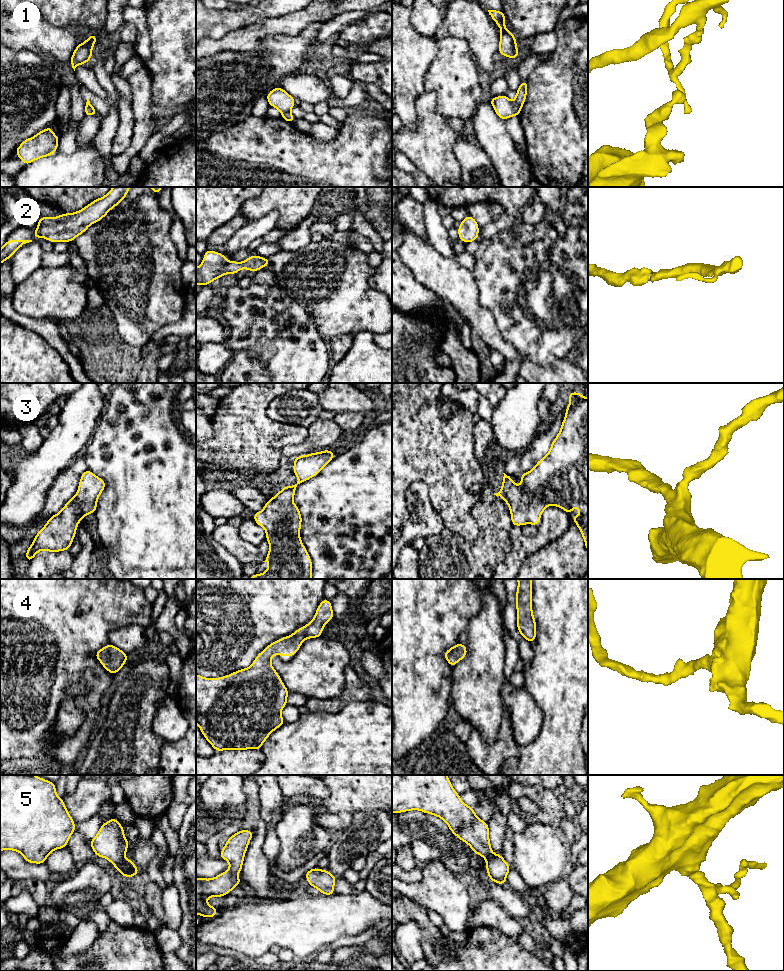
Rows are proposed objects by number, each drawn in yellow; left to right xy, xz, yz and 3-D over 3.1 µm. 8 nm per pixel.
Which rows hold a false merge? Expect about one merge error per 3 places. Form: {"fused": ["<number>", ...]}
{"fused": ["1"]}

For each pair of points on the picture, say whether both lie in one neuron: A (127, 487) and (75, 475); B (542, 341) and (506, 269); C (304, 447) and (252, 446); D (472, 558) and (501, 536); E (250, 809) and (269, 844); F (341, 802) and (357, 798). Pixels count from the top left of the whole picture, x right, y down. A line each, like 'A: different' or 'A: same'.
A: different
B: same
C: different
D: same
E: different
F: same

